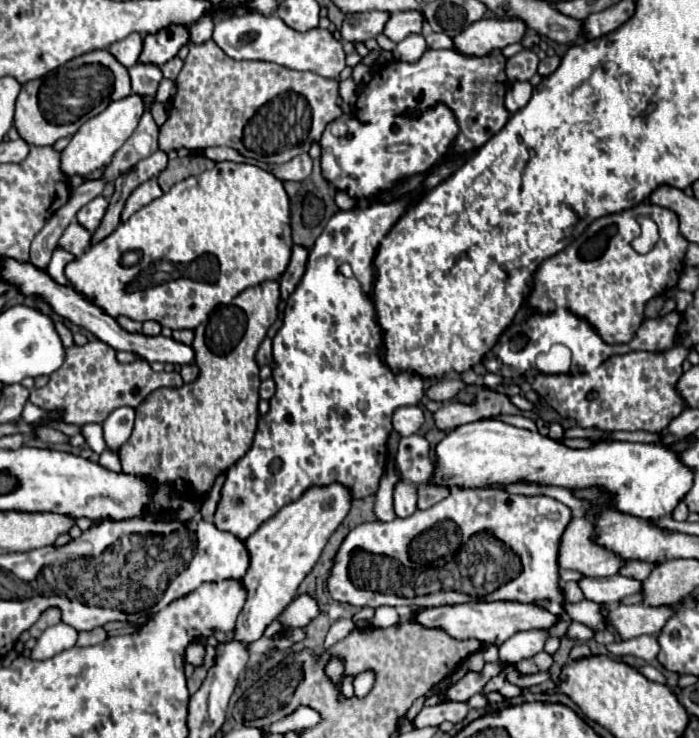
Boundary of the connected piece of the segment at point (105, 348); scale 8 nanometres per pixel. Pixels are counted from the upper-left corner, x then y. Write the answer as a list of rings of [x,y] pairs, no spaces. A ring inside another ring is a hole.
[[[93,339],[87,345],[67,347],[65,363],[51,375],[51,381],[41,389],[31,389],[31,403],[45,411],[63,411],[63,421],[73,425],[103,423],[117,407],[137,407],[151,391],[161,387],[181,387],[183,379],[179,373],[155,373],[147,361],[139,359],[133,363],[119,363],[115,349],[107,343]]]

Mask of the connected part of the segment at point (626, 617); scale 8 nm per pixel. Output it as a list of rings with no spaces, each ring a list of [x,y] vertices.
[[[643,601],[633,605],[619,605],[609,611],[607,623],[621,635],[621,639],[633,639],[639,635],[657,635],[659,629],[679,611],[677,605],[651,607]]]

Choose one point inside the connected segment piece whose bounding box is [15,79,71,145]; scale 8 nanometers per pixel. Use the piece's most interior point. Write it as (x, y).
(33, 127)

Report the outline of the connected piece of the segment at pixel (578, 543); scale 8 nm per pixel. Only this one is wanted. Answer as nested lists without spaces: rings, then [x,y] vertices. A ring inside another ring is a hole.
[[[573,515],[559,545],[559,567],[575,569],[585,577],[617,575],[627,561],[595,543],[595,525],[587,517]]]

